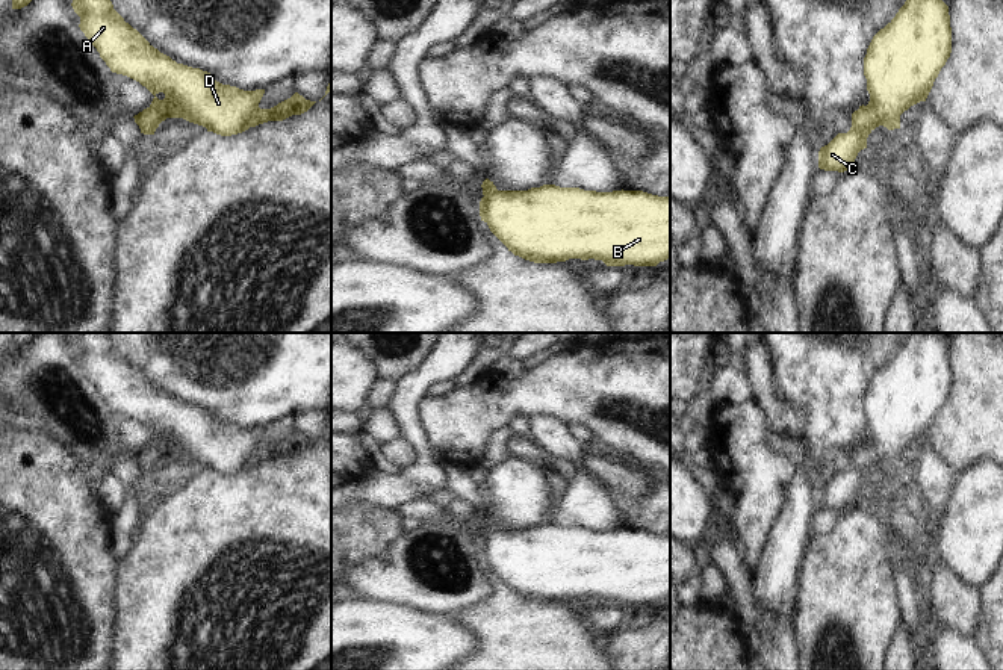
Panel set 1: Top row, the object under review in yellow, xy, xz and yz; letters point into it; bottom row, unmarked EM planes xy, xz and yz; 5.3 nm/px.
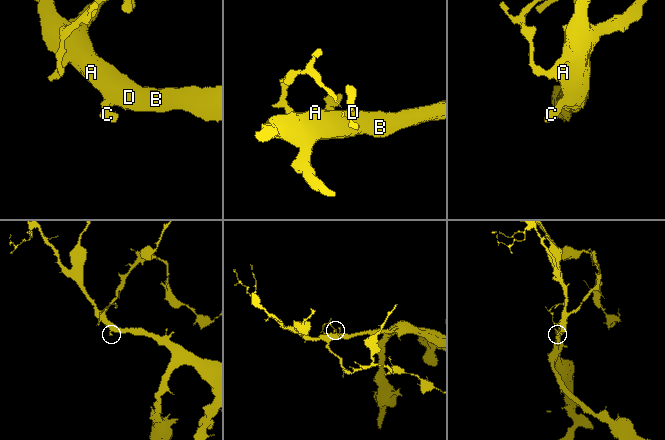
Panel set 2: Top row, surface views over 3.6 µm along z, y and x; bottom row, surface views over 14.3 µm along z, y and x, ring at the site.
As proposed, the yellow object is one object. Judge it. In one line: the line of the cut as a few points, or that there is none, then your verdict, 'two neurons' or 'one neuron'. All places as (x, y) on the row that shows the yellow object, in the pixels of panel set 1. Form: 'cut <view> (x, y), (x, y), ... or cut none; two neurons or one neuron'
cut none; one neuron

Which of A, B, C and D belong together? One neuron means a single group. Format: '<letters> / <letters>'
A B C D

